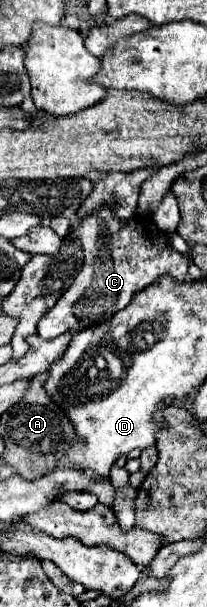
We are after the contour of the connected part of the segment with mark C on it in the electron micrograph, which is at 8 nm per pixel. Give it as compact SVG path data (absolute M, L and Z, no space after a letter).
M103 204L97 212L87 214L71 234L85 256L85 262L75 276L69 290L57 300L37 324L37 334L43 340L53 340L65 332L79 332L97 326L125 308L135 292L151 286L159 276L173 276L183 282L189 272L189 258L179 254L169 238L161 236L161 230L151 218L121 220L115 210Z

